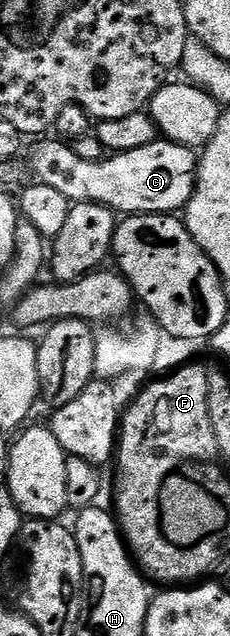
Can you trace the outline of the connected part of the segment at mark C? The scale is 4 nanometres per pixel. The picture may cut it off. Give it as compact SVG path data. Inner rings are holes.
M61 140L41 142L29 158L34 179L63 192L70 203L94 202L121 216L130 214L176 215L188 206L197 187L199 158L190 147L158 140L131 152L106 156L99 162L75 156L72 145Z

